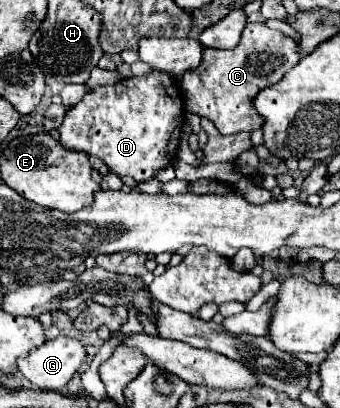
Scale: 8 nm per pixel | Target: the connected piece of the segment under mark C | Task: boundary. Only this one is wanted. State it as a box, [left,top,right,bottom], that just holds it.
[179,23,299,135]

